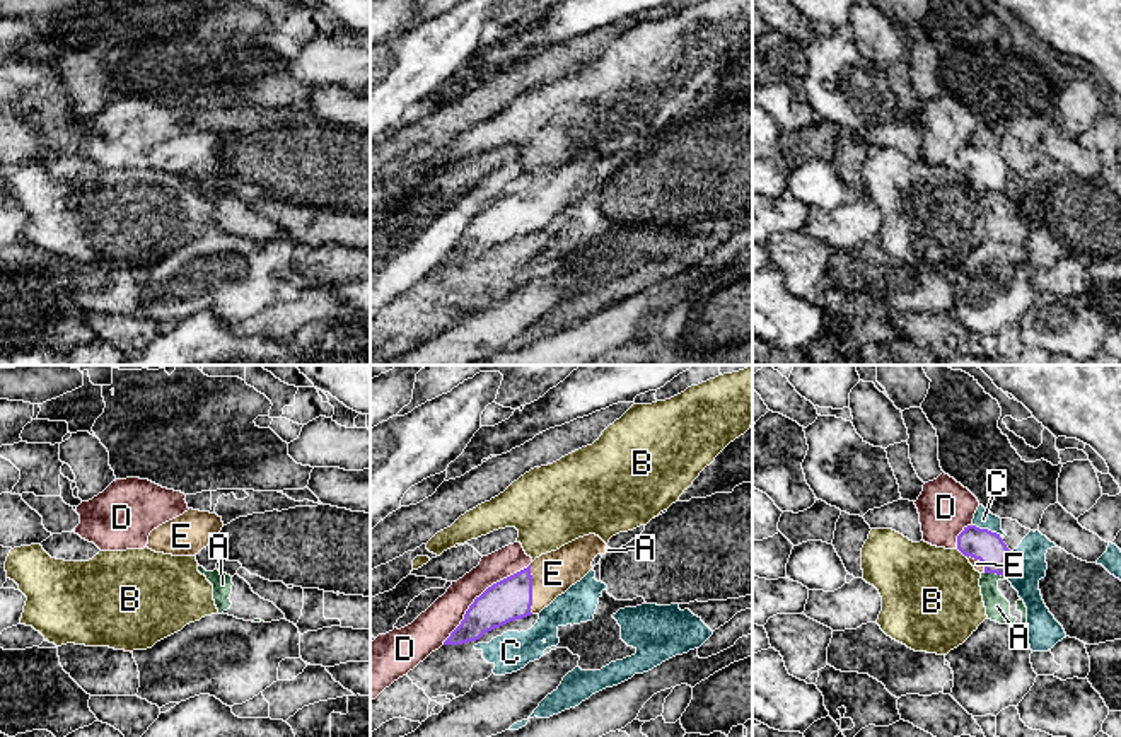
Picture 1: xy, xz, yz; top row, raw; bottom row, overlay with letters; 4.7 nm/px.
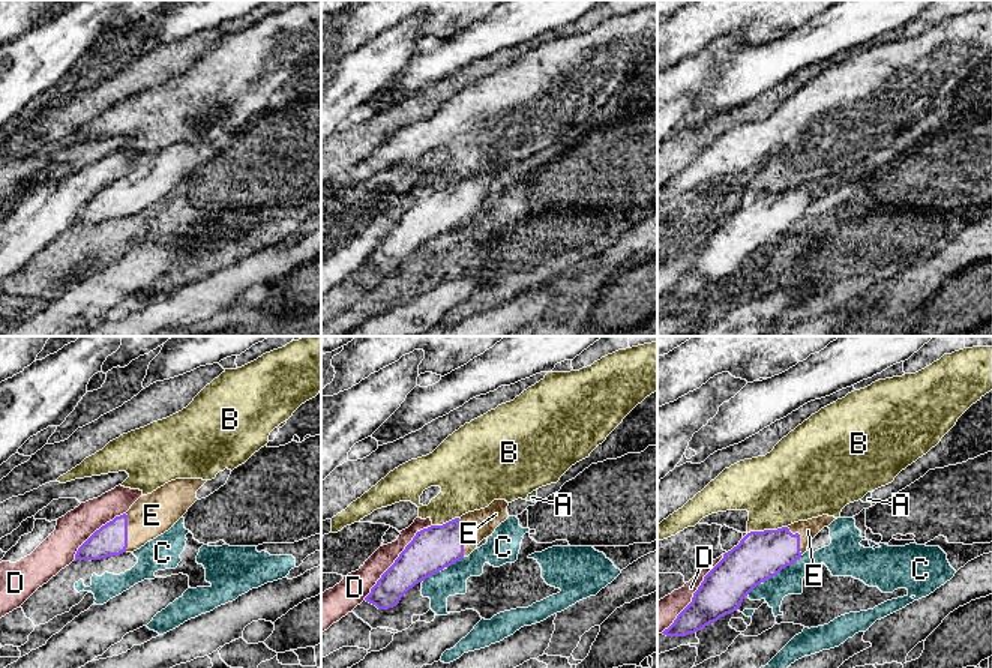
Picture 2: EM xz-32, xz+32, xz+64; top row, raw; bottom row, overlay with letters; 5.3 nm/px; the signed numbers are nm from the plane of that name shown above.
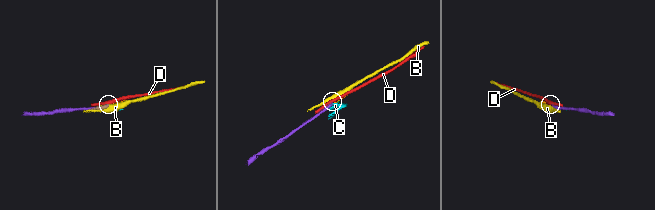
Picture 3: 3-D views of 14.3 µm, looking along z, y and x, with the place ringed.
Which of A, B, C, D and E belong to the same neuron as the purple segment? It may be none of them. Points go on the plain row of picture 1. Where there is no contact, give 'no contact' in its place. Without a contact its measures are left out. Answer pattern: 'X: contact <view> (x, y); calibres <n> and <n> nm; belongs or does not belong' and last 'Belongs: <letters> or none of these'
A: contact yz (995, 190); calibres 150 and 110 nm; does not belong
B: contact yz (961, 169); calibres 150 and 460 nm; does not belong
C: contact yz (987, 147); calibres 150 and 90 nm; does not belong
D: contact xz (482, 212); calibres 200 and 160 nm; does not belong
E: contact xz (531, 207); calibres 200 and 200 nm; belongs
Belongs: E

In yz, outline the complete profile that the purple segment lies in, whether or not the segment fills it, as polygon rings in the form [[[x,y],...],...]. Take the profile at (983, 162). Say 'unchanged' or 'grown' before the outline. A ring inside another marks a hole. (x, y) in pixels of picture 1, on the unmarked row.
grown; [[[967,143],[957,154],[957,167],[969,177],[979,191],[996,191],[1008,194],[1014,174],[1000,152],[976,143]]]

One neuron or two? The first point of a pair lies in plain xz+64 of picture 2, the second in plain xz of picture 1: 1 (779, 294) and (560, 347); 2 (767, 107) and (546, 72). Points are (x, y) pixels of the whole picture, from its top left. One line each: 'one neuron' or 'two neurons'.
1: two neurons
2: one neuron

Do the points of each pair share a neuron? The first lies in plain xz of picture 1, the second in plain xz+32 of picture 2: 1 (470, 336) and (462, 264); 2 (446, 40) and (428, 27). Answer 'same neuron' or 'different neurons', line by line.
1: different neurons
2: different neurons

